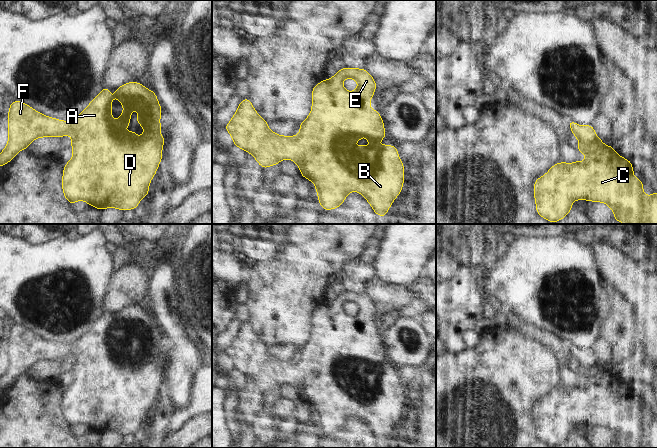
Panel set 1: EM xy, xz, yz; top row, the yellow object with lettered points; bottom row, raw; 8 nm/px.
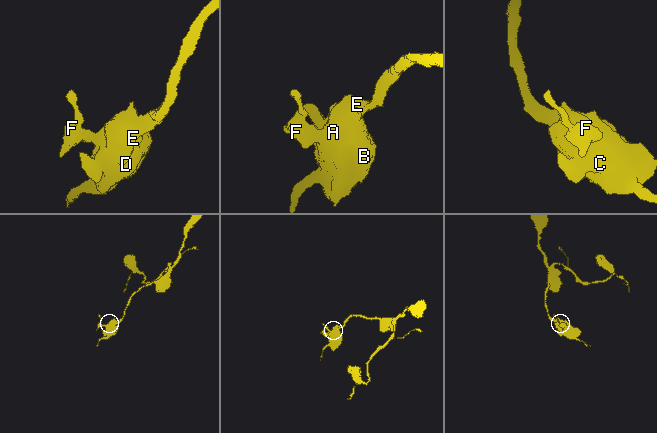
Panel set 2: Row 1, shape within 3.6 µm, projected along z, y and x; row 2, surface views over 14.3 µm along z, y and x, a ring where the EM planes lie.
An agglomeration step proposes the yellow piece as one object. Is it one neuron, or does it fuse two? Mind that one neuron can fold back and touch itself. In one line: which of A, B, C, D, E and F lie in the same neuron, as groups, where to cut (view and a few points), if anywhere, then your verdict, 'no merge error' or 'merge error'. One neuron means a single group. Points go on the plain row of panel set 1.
groups A B C D E F; cut none; no merge error

